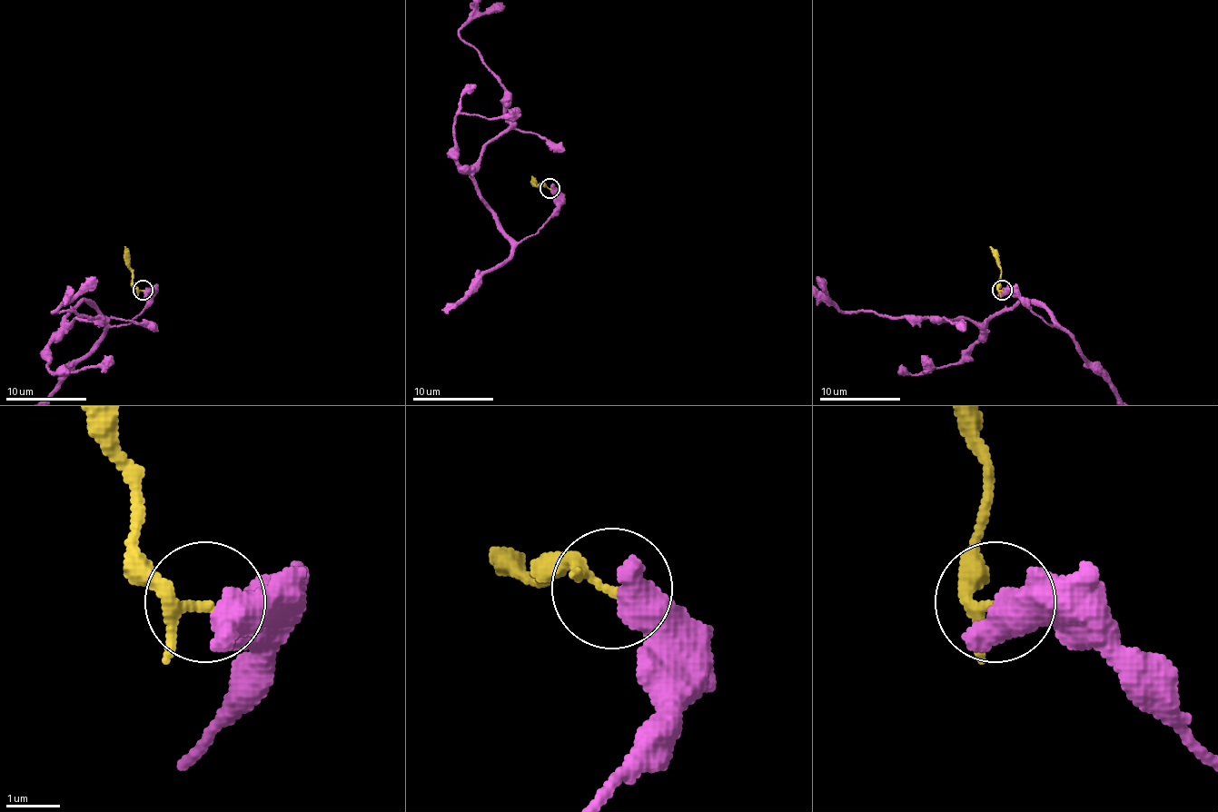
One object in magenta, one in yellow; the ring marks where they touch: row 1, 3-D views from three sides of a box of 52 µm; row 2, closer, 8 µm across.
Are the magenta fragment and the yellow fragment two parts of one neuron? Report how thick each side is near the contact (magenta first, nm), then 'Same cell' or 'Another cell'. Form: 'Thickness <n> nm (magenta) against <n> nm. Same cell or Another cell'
Thickness 650 nm (magenta) against 170 nm. Another cell

